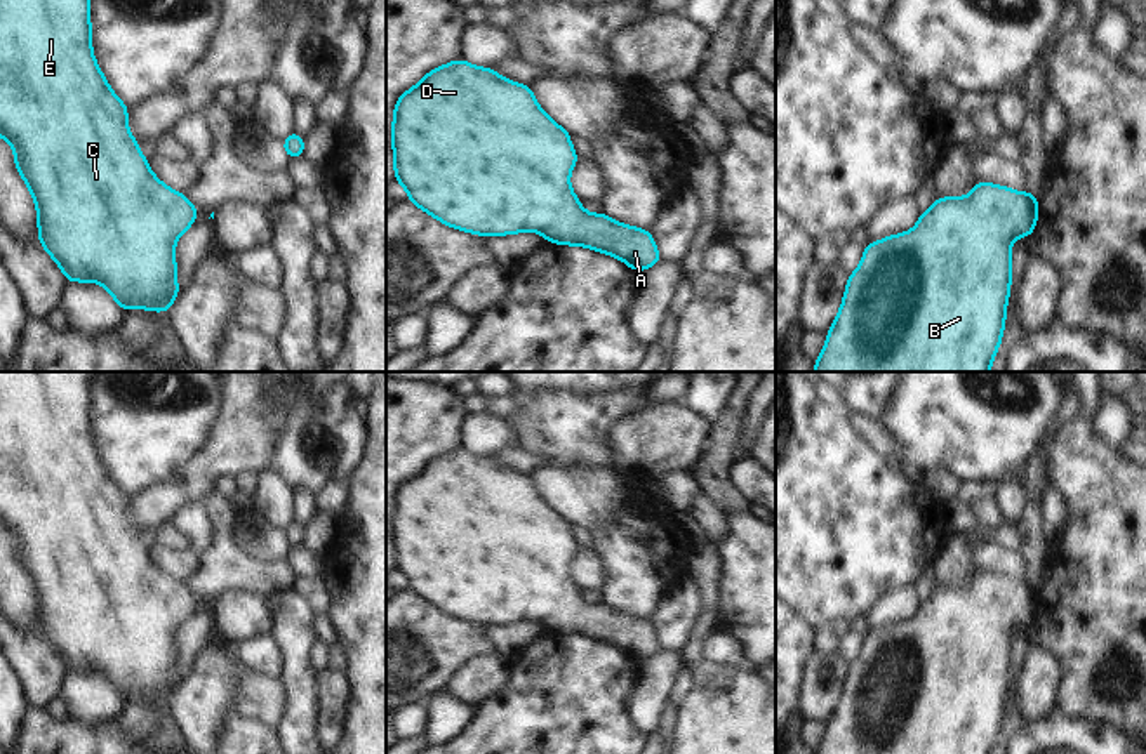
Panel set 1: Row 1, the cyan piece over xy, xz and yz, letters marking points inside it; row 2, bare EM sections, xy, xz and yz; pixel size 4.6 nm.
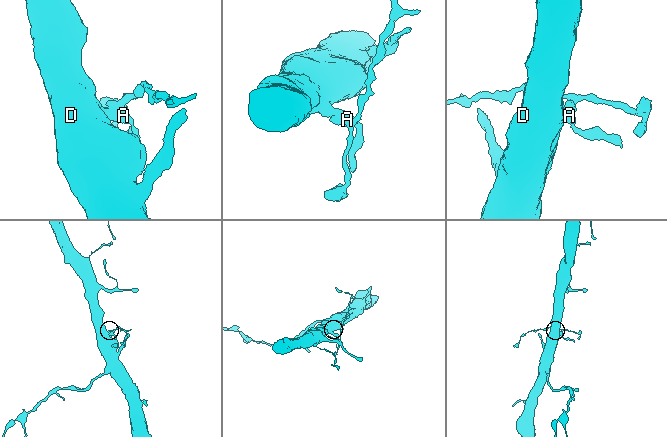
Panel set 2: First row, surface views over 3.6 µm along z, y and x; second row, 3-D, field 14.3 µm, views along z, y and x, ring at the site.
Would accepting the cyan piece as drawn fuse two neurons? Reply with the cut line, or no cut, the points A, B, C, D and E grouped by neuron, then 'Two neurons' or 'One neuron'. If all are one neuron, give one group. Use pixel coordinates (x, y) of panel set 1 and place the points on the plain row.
No split. Groups: A B C D E. One neuron.

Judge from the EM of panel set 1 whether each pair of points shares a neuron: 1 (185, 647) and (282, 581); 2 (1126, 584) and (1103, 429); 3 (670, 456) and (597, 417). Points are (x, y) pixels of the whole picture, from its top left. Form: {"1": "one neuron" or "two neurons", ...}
{"1": "one neuron", "2": "two neurons", "3": "two neurons"}

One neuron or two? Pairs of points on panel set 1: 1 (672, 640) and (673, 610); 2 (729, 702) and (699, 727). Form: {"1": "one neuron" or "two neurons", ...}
{"1": "one neuron", "2": "one neuron"}

